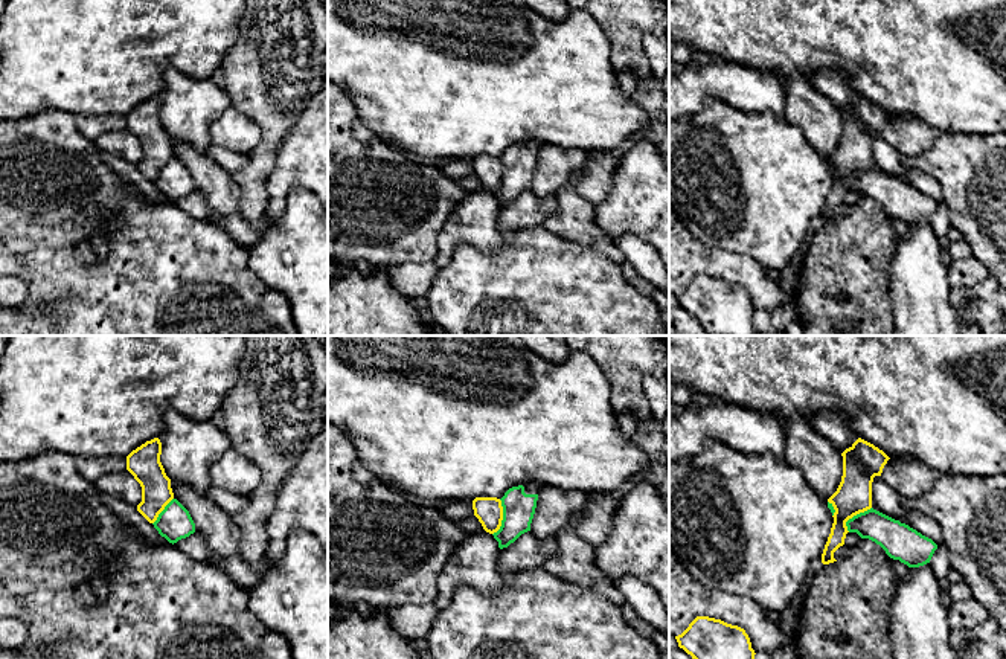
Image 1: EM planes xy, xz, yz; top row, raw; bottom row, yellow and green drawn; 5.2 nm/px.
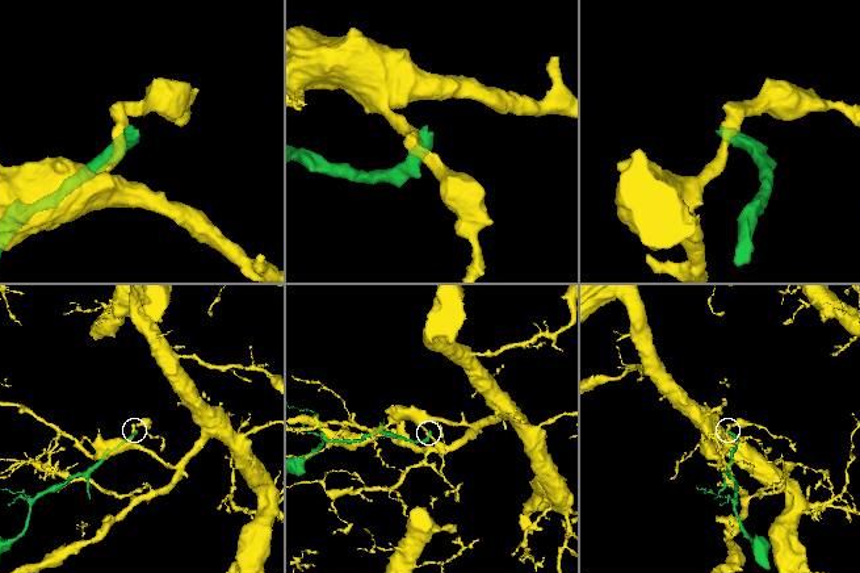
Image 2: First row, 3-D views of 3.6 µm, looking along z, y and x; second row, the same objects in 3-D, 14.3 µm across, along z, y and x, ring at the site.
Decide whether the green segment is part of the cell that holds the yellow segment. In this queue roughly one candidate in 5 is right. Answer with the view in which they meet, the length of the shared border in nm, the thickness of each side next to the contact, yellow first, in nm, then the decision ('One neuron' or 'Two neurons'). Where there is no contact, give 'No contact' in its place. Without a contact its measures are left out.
Touches yellow in xz. Shared border 200 nm. Thickness 140 nm (yellow) against 170 nm. Two neurons

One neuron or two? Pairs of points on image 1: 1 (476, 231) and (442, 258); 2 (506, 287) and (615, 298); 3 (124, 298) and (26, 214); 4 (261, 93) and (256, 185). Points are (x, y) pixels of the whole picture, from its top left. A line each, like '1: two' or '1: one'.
1: one
2: one
3: one
4: one

